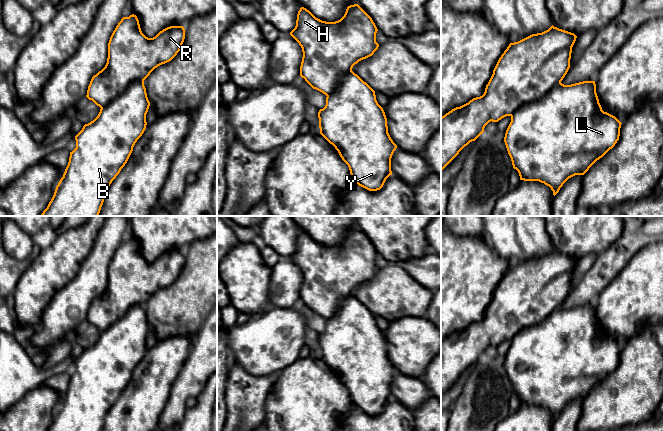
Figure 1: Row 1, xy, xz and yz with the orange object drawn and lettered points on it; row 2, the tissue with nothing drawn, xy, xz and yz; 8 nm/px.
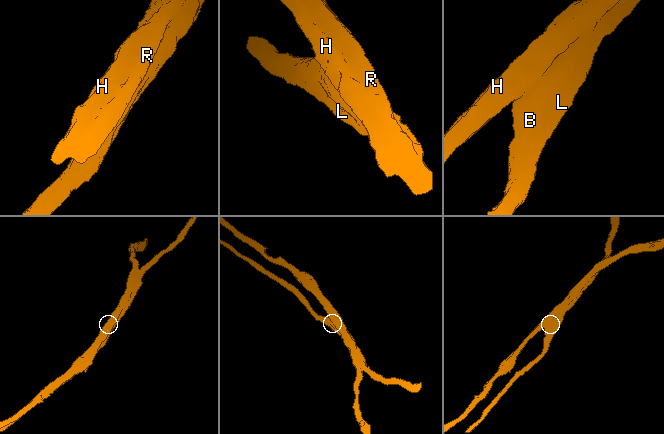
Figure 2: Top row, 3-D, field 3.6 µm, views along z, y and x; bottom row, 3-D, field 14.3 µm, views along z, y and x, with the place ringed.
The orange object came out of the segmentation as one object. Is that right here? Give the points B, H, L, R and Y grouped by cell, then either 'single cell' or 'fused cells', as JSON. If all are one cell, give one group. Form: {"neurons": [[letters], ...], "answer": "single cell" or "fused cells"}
{"neurons": [["B", "L", "Y"], ["H", "R"]], "answer": "fused cells"}

